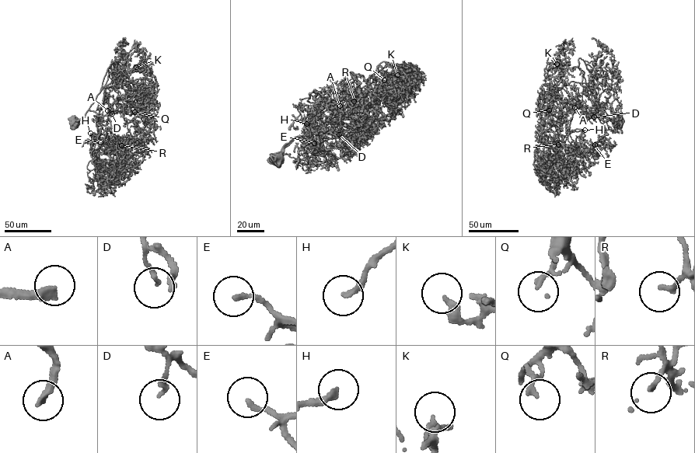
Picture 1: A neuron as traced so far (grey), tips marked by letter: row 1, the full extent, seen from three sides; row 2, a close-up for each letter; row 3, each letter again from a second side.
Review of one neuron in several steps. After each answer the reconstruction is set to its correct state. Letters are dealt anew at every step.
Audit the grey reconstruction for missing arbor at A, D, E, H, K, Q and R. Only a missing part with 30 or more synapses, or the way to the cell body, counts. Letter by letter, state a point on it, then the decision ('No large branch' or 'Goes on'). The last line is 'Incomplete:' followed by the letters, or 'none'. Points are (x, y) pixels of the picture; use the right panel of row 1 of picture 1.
A: Place: (574, 107). Goes on
D: Place: (594, 116). No large branch
E: Place: (595, 144). Goes on
H: Place: (584, 130). Goes on
K: Place: (557, 64). No large branch
Q: Place: (549, 110). No large branch
R: Place: (558, 144). No large branch
Incomplete: A, E, H

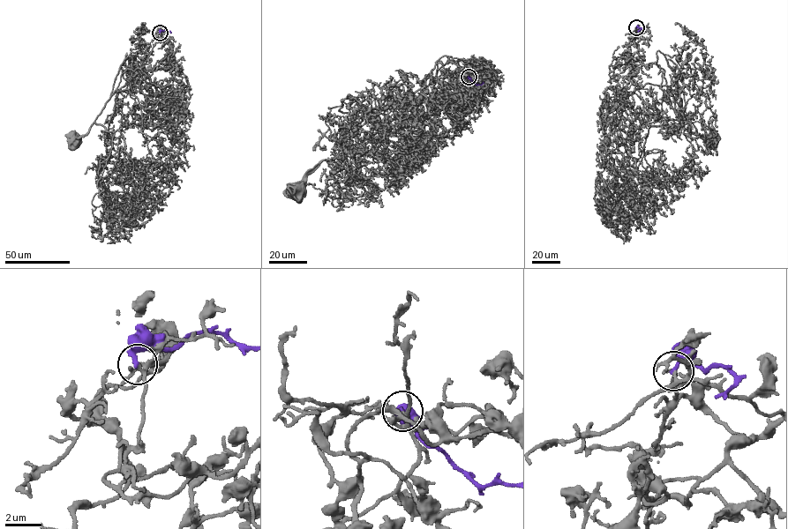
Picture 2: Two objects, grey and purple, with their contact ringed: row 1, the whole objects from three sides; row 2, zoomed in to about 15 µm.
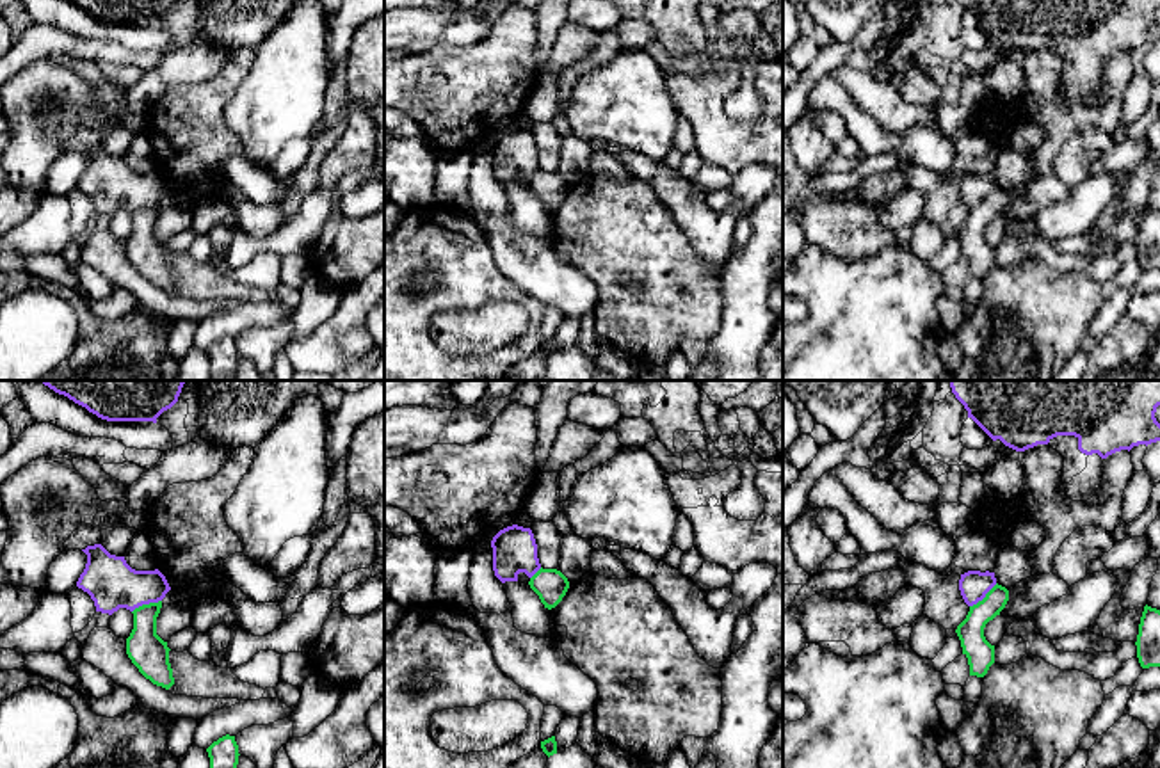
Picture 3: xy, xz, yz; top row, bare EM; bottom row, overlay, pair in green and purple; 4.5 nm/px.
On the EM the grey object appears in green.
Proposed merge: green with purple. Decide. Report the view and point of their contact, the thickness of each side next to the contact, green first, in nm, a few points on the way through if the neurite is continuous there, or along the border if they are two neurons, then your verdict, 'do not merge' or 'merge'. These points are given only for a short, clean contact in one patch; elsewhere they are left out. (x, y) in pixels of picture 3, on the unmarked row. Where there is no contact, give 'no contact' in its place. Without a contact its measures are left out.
meets green in xy at (146, 207); 170 nm thick on the green side, 220 nm on the other; do not merge

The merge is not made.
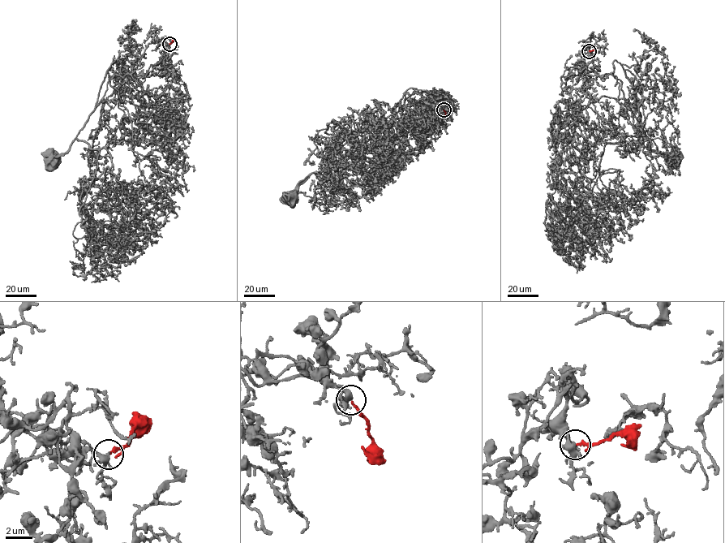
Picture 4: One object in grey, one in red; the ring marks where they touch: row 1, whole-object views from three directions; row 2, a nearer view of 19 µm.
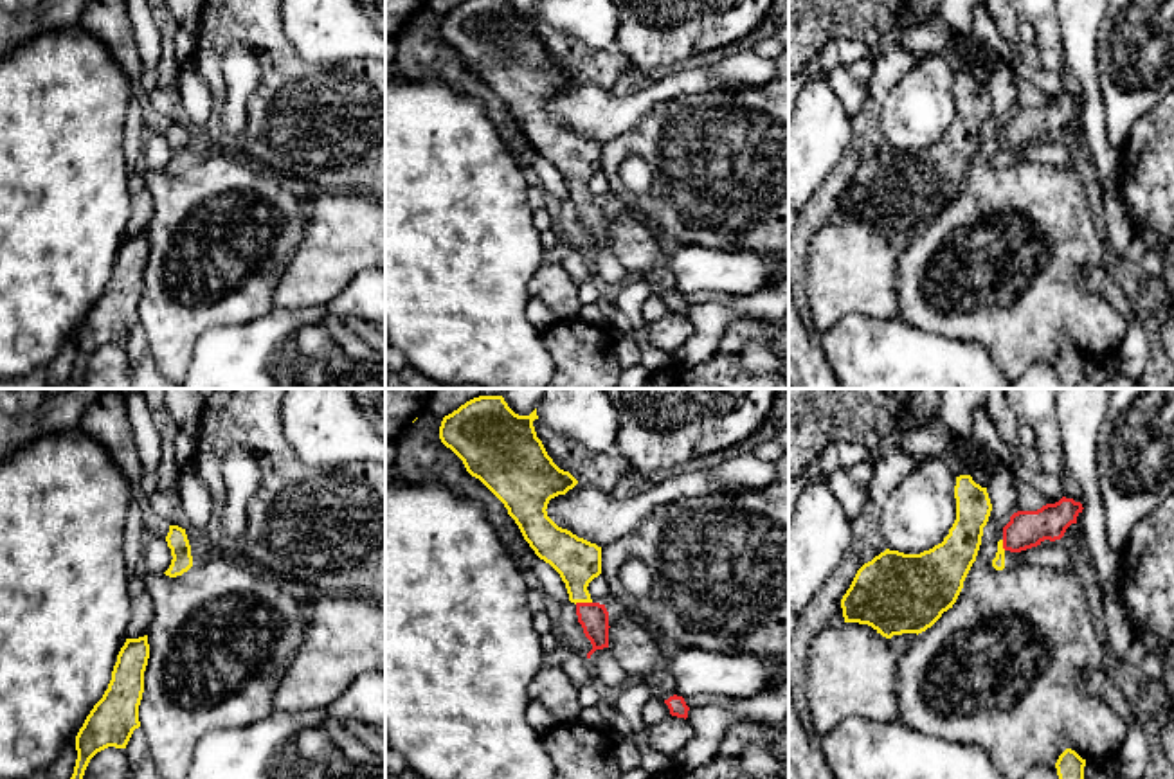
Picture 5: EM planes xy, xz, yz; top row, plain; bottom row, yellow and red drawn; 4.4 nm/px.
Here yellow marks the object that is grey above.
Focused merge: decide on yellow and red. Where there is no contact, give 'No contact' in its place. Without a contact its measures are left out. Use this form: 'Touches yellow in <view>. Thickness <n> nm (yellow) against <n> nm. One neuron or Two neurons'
Touches yellow in xz. Thickness 200 nm (yellow) against 130 nm. One neuron

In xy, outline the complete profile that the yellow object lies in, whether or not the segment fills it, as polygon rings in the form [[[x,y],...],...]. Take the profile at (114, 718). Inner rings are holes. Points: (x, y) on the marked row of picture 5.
[[[148,635],[126,639],[117,655],[108,689],[76,736],[77,759],[70,779],[83,779],[97,752],[108,747],[126,748],[133,730],[140,727],[139,705],[148,658]]]

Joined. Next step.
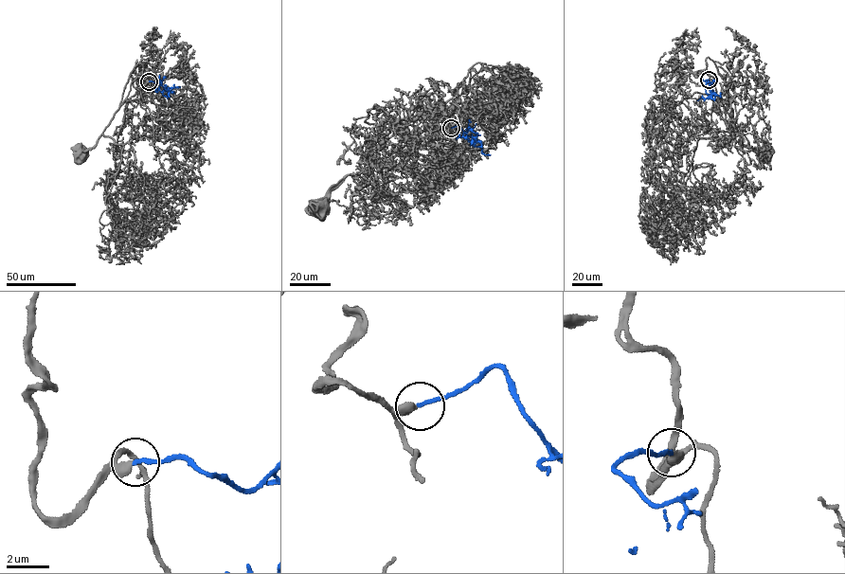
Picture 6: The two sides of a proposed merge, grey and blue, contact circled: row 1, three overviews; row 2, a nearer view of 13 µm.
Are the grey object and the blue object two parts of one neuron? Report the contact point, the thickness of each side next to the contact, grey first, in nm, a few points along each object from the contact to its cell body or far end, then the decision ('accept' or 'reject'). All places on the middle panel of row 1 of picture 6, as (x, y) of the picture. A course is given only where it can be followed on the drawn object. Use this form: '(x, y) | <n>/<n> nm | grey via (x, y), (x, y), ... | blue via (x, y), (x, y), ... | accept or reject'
(451, 128) | 440/180 nm | grey via (451, 128), (441, 126), (448, 116), (442, 116), (402, 152), (348, 175), (324, 206) | blue via (451, 128), (458, 124), (465, 134), (471, 128), (476, 134), (472, 144), (479, 147), (485, 154), (491, 154) | accept

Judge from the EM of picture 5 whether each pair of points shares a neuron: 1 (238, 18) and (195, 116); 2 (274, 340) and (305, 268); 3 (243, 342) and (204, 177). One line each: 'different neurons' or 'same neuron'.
1: different neurons
2: different neurons
3: different neurons

